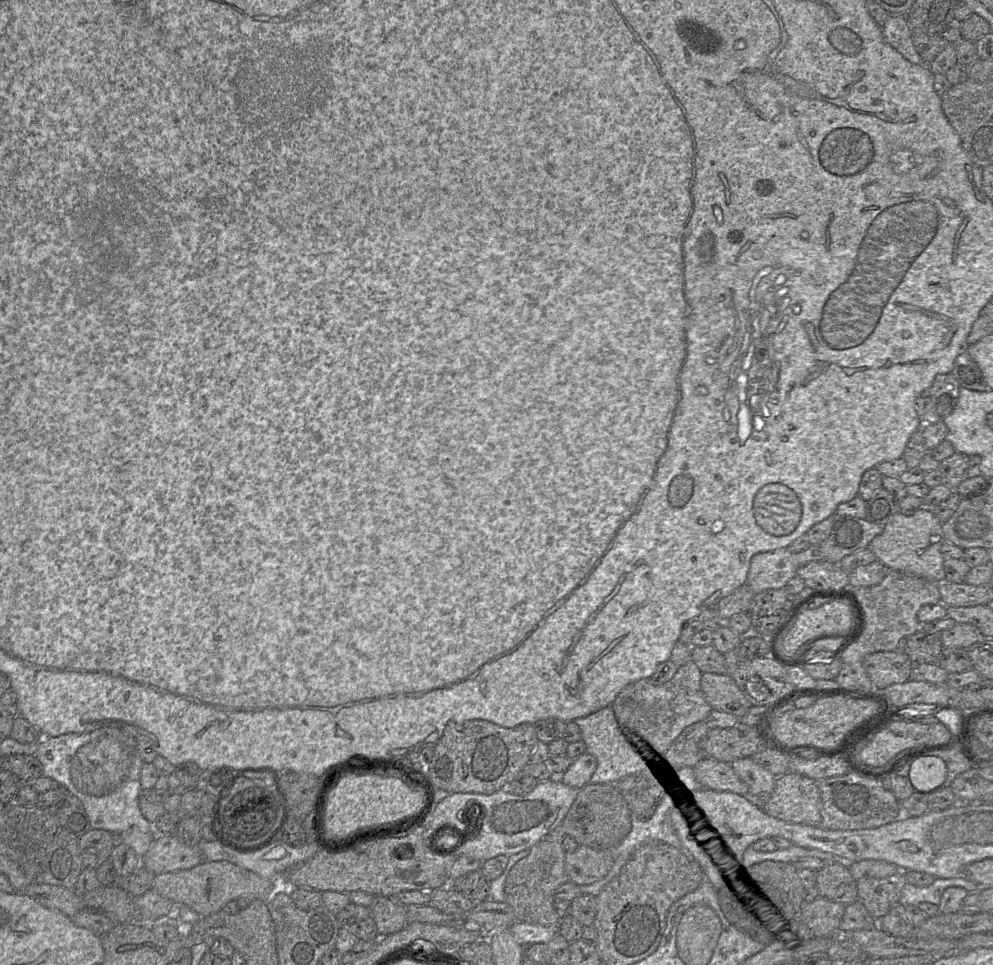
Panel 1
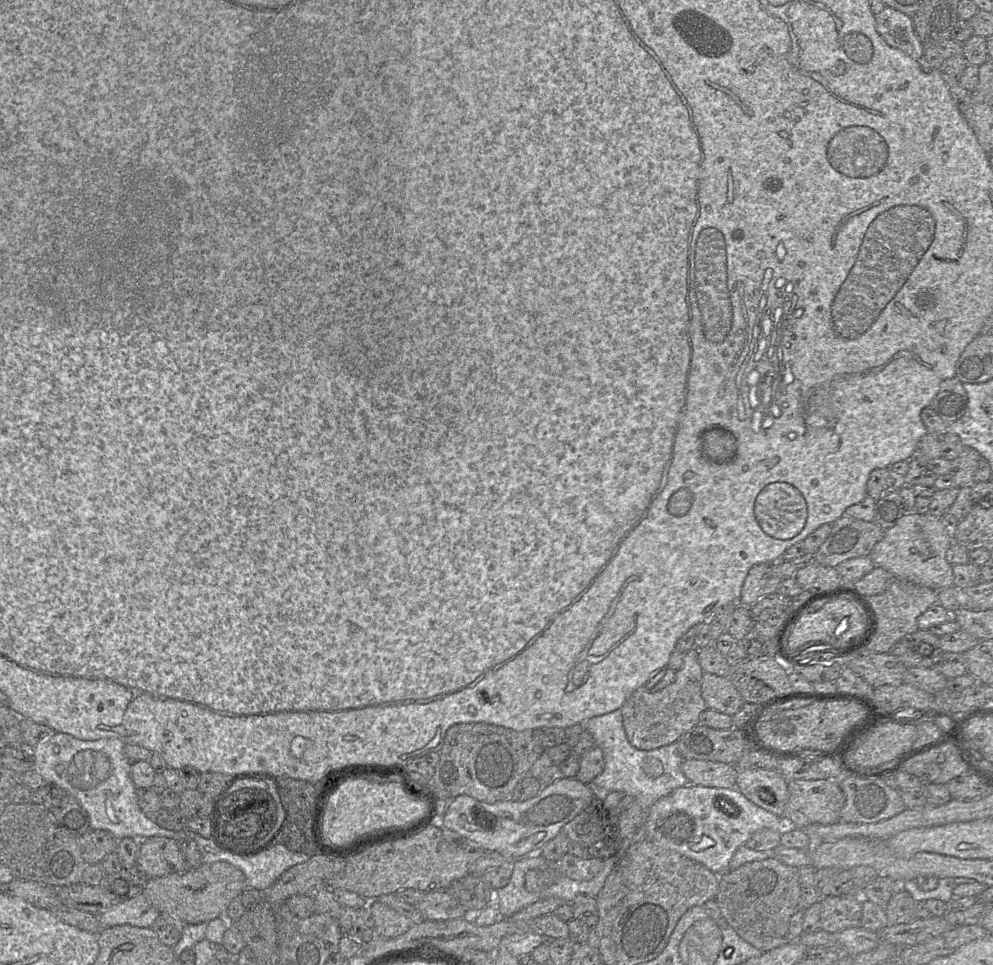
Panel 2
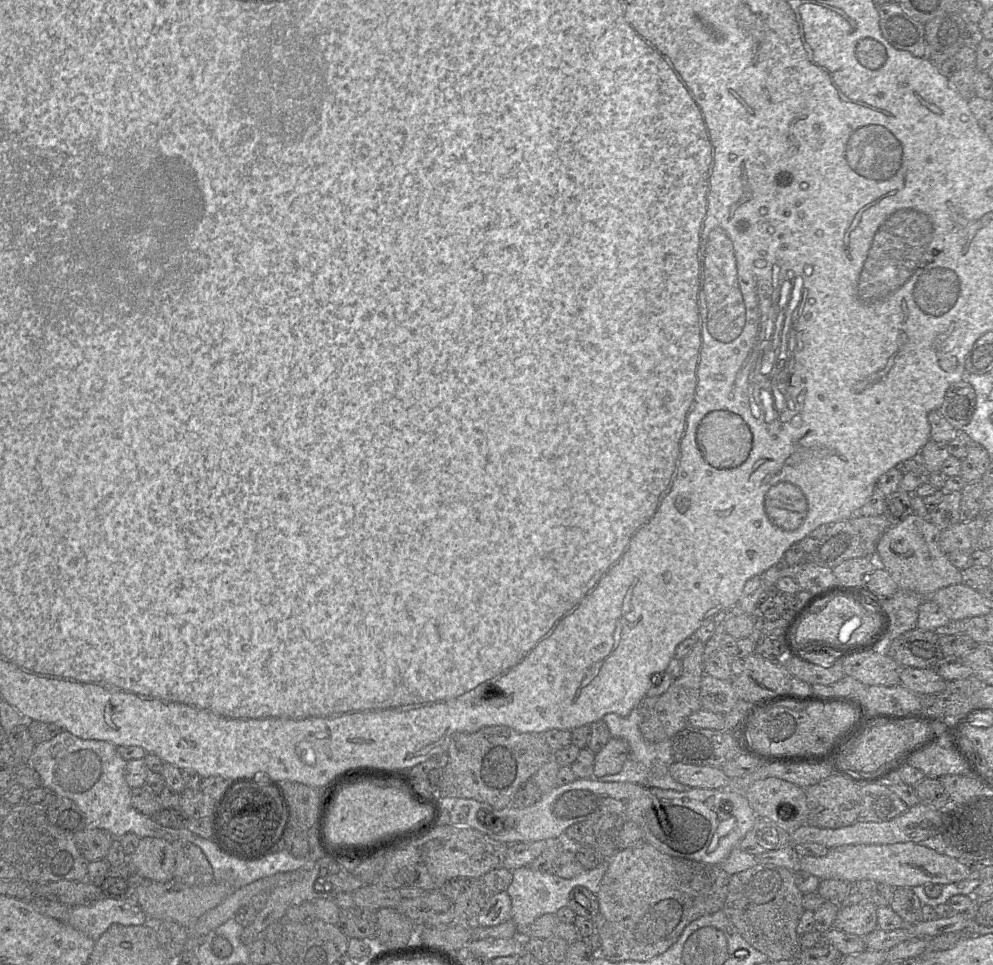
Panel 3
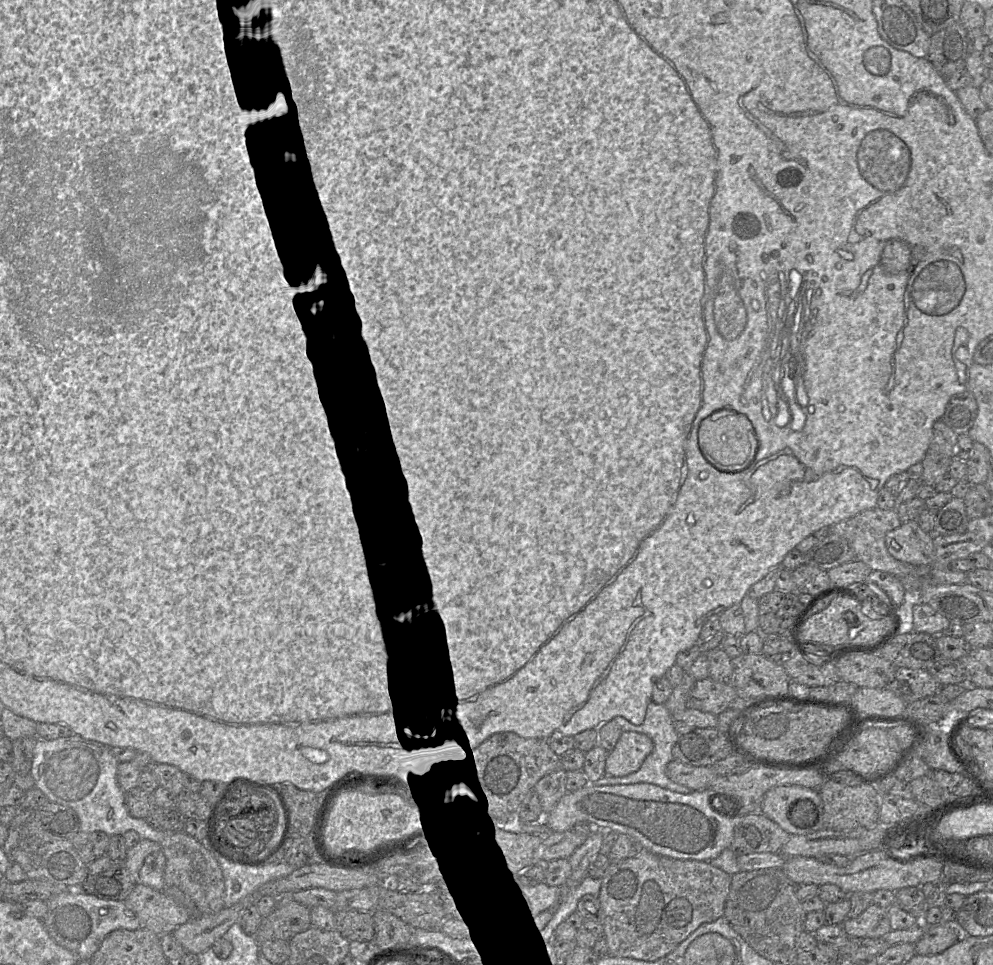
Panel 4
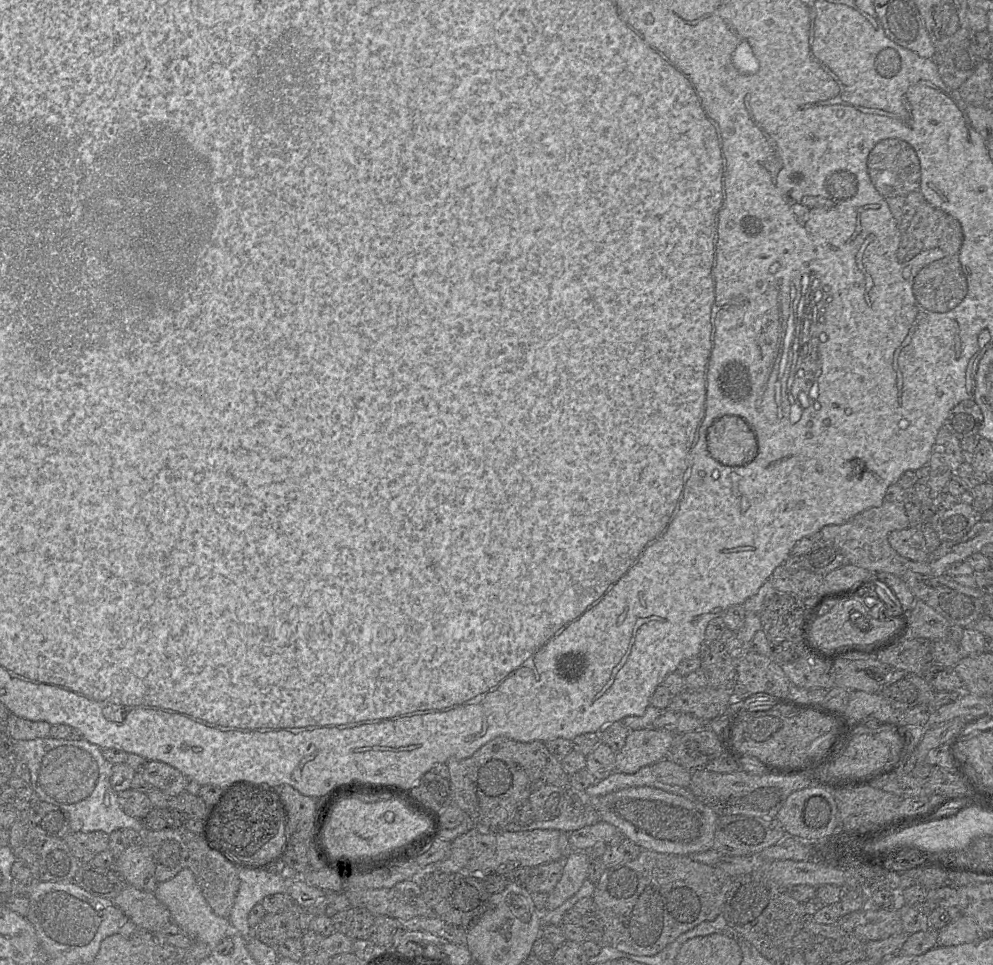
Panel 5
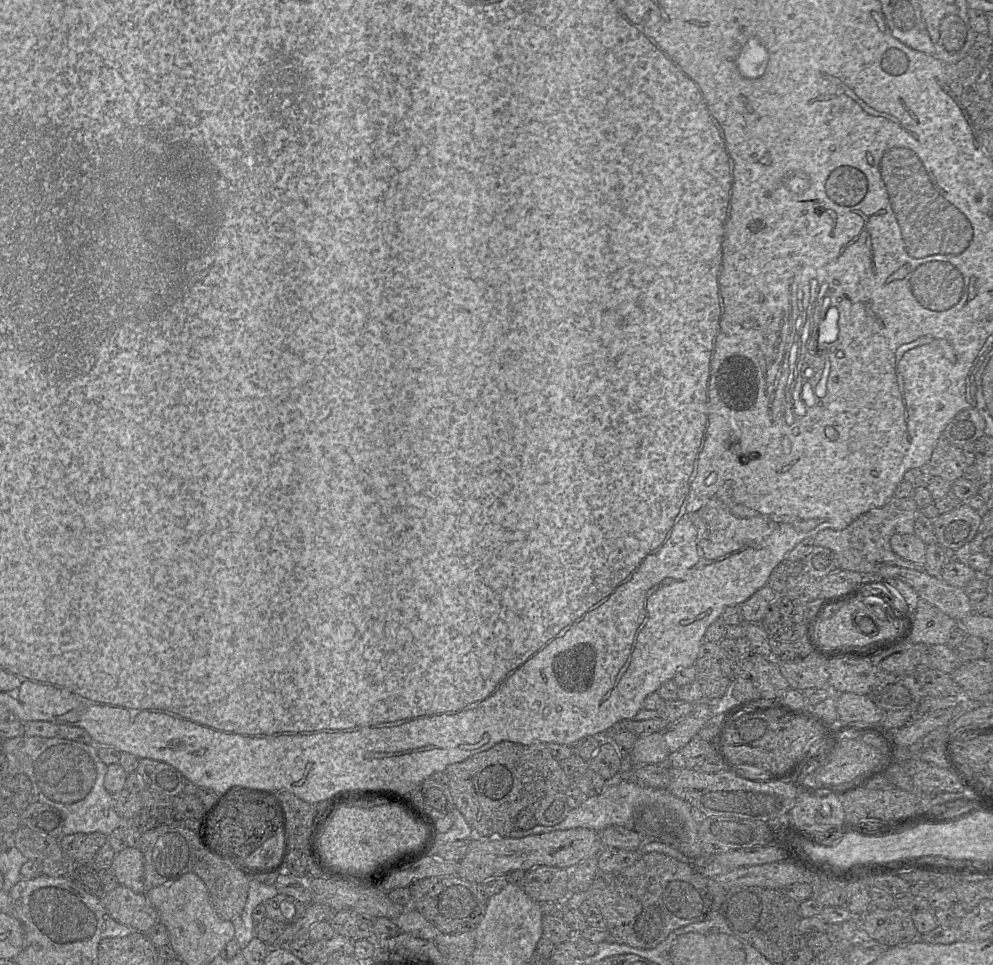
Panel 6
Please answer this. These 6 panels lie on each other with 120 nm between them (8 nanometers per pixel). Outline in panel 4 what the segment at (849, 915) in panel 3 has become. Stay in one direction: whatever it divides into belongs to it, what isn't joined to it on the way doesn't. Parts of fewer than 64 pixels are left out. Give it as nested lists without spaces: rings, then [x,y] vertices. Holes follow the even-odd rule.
[[[874,903],[859,916],[847,918],[842,927],[852,938],[881,938],[892,931],[887,909]]]

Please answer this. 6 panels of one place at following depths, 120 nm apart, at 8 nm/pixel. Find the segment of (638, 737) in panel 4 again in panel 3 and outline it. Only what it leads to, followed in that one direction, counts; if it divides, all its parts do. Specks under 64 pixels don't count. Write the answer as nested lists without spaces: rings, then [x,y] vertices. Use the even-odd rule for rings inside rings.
[[[621,738],[611,739],[595,754],[592,777],[602,777],[618,773],[629,754],[629,744]]]

